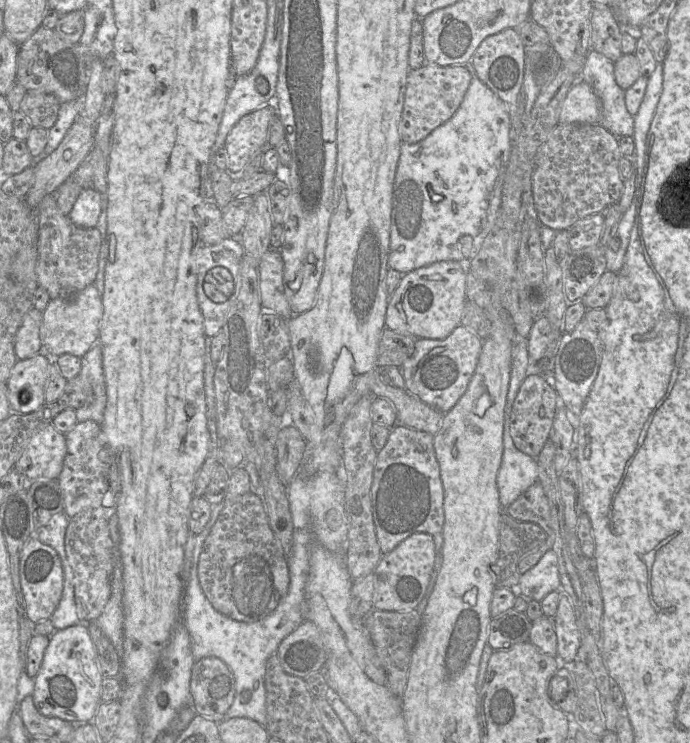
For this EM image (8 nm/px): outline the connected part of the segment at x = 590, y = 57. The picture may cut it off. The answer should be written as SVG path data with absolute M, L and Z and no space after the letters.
M591 49L585 59L585 64L580 72L580 79L591 86L602 108L600 124L615 136L633 136L634 117L627 111L625 104L625 90L619 87L614 76L614 62L603 54Z

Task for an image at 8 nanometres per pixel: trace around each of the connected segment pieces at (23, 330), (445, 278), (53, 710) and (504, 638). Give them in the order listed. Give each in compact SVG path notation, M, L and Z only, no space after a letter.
M31 308L14 336L14 351L18 360L24 360L43 353L41 343L42 312Z
M440 261L403 275L398 288L389 296L386 328L415 338L447 338L461 324L467 302L467 270L463 263Z
M76 624L55 630L49 638L41 667L34 679L33 703L40 714L68 722L91 722L101 701L103 677L88 627Z
M512 607L491 619L487 643L496 651L529 641L531 625L525 612Z

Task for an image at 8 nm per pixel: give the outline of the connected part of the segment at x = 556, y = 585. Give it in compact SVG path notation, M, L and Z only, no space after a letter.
M548 550L531 569L520 575L517 591L527 600L541 600L552 591L561 590L558 559Z

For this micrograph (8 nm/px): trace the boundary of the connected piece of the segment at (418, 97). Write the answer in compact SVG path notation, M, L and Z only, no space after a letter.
M425 63L418 69L410 69L409 73L408 73L408 77L407 77L407 82L406 82L403 108L402 108L401 116L399 119L399 125L398 125L398 133L399 133L401 142L402 143L417 143L417 142L423 140L424 138L426 138L438 126L442 125L447 120L449 120L453 116L453 114L457 111L457 109L459 108L459 106L465 96L465 93L470 85L470 82L471 82L471 74L463 65L453 65L453 66L443 66L442 67L439 65L431 65L431 64Z

